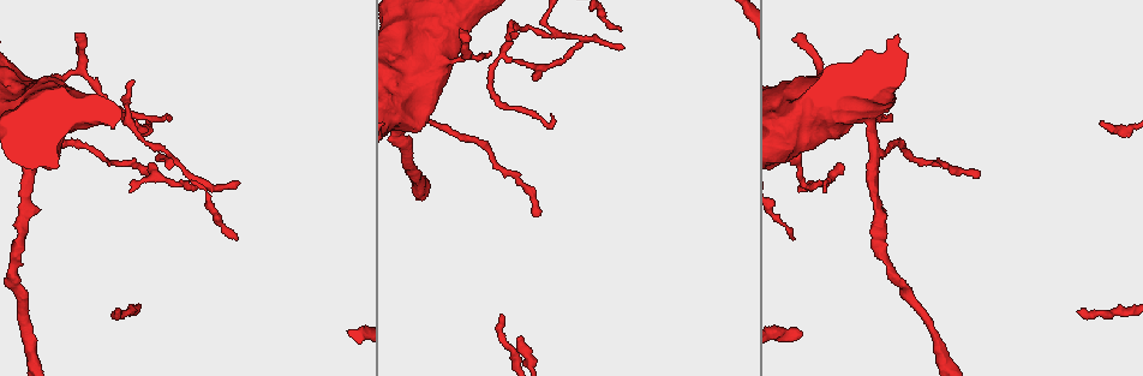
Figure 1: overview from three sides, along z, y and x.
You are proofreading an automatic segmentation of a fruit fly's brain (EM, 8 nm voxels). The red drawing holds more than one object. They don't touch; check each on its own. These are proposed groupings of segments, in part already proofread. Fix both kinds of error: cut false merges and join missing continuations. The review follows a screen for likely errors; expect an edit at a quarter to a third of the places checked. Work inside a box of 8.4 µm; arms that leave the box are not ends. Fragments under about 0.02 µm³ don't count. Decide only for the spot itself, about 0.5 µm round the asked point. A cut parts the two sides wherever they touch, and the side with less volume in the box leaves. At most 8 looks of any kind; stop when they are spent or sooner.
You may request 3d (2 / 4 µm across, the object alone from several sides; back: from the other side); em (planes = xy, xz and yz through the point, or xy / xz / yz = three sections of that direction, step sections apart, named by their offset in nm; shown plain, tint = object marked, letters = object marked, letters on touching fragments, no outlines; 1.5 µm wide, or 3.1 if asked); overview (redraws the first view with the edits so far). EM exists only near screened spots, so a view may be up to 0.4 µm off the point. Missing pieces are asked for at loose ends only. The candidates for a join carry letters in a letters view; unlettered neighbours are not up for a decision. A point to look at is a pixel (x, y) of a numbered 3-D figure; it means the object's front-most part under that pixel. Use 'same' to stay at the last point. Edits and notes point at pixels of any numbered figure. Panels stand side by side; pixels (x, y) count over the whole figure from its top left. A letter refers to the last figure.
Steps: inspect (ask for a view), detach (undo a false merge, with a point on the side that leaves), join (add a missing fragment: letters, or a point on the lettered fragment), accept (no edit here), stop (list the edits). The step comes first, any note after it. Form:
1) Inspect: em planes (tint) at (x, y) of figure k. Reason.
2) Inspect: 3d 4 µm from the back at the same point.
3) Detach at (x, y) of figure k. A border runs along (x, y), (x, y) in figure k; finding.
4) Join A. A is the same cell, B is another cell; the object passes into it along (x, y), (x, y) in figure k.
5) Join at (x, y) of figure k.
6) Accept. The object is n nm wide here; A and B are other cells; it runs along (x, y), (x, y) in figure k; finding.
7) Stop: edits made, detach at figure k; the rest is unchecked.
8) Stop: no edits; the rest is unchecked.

Inspect: em planes (letters) at (978, 177) of figure 1. An open end.

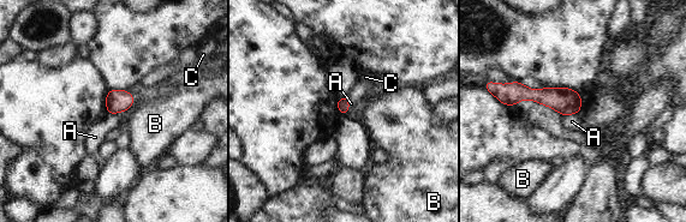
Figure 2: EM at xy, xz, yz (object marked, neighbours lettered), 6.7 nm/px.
Accept. A, B and C are other cells; a border runs along (577, 113), (562, 116) in figure 2; no lettered fragment goes on from it.

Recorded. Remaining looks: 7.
Inspect: em yz step 8 (plain) at (76, 34) of figure 1. An open end.

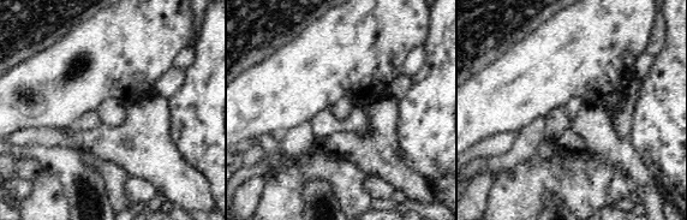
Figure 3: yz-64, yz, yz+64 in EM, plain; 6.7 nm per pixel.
Inspect: em yz step 8 (letters) at the same point. See the neighbours.

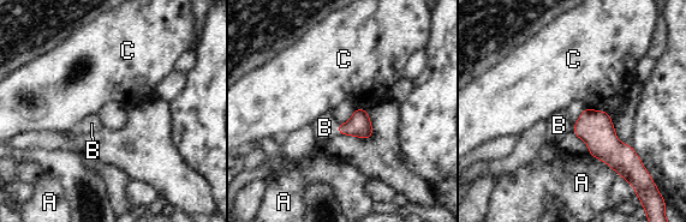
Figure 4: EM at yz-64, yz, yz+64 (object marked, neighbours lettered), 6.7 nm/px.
Join B. B is the same cell, A and C are other cells; the object passes into it along (359, 125), (338, 128), (324, 127) in figure 4; it goes on there.

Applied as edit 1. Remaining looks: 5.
Inspect: overview.

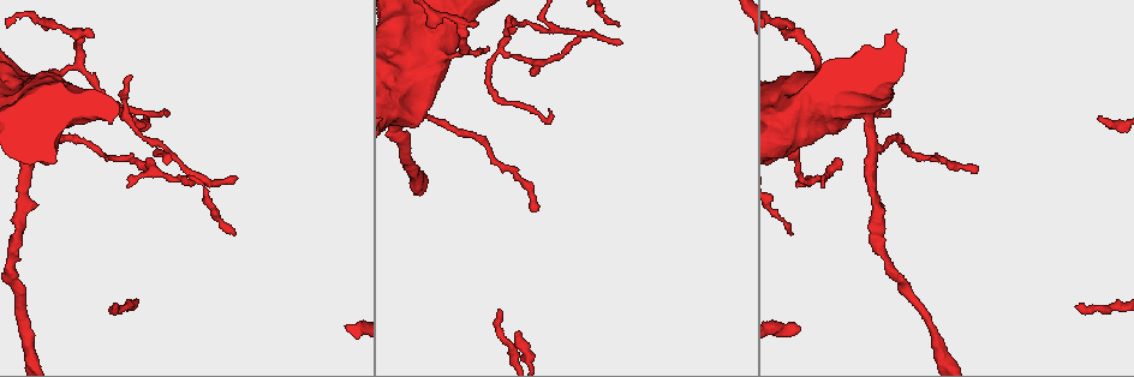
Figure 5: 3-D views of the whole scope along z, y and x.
Inspect: em planes (plain) at (802, 180) of figure 5. Abrupt turn.

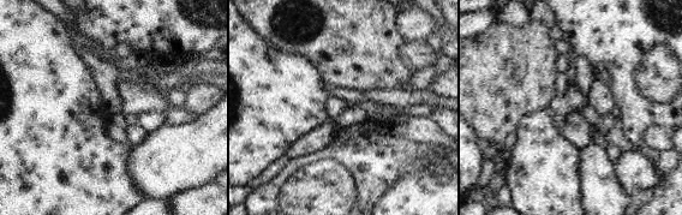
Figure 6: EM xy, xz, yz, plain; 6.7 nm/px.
Inspect: em planes (tint) at the same point.

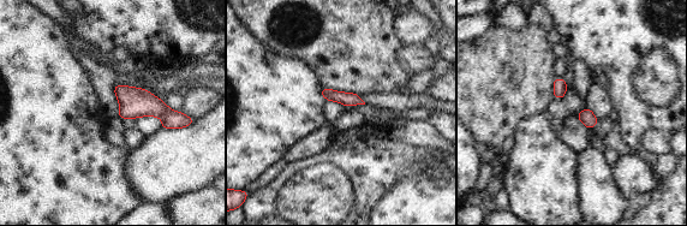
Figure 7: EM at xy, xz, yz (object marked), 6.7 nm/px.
Inspect: em planes (letters) at the same point. See the neighbours.

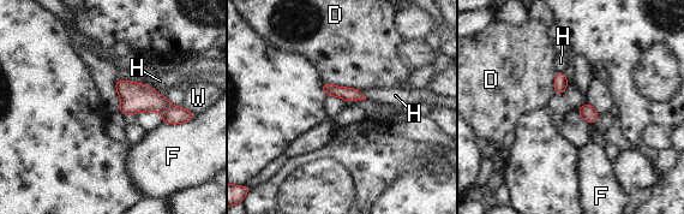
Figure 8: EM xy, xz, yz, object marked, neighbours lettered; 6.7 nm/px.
Accept. D, F, H and W are other cells; it runs along (118, 83), (172, 114), (190, 116) in figure 8; one cell here.

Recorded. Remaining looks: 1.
Stop: edits made, join at figure 4; the rest is unchecked.

